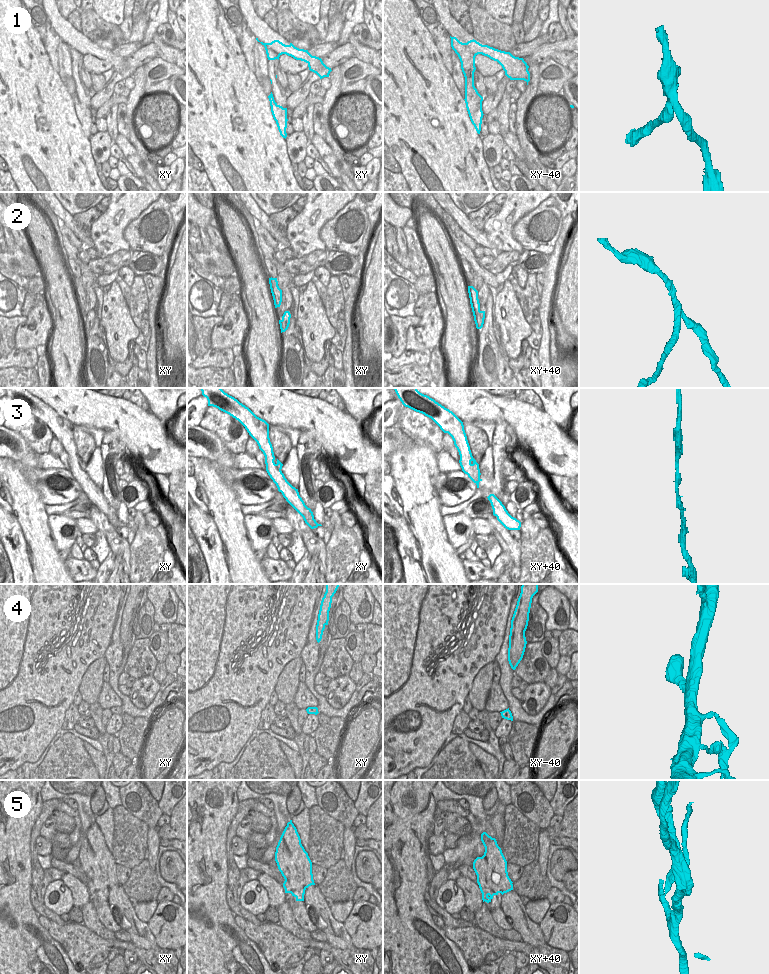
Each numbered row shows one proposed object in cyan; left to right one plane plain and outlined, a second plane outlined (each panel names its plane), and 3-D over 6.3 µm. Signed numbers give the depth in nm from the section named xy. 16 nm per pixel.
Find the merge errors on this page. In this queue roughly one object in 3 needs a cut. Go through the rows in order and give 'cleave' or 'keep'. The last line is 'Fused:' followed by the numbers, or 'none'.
1: cleave
2: cleave
3: keep
4: keep
5: cleave
Fused: 1, 2, 5

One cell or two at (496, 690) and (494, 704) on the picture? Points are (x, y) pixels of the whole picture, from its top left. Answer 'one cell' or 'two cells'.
one cell

